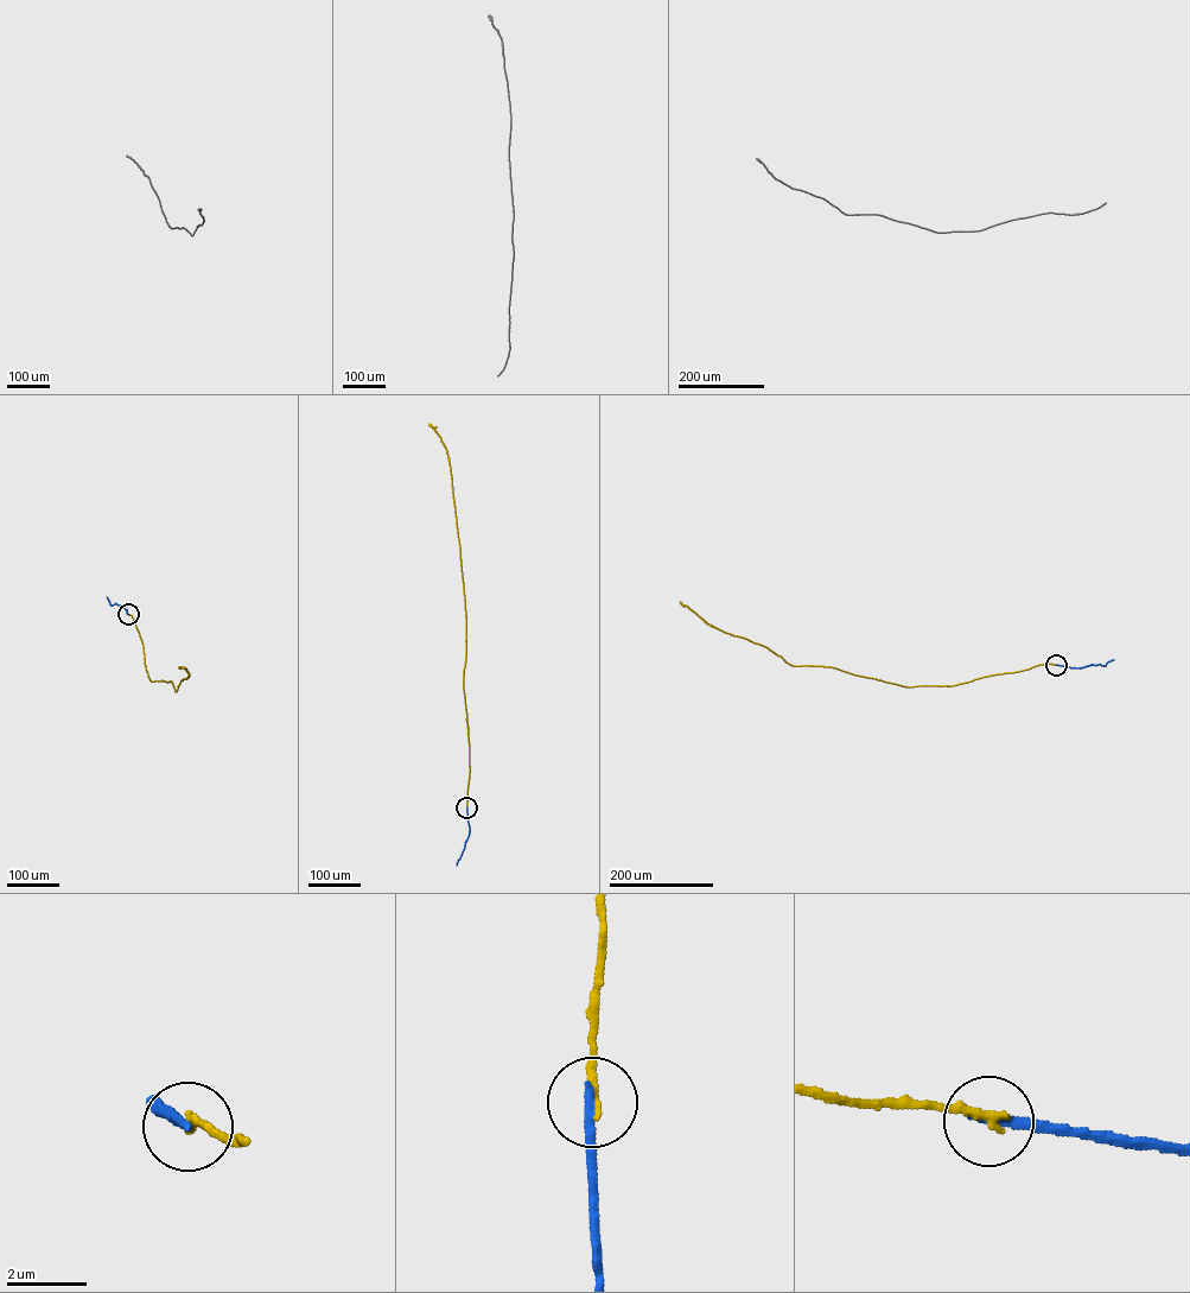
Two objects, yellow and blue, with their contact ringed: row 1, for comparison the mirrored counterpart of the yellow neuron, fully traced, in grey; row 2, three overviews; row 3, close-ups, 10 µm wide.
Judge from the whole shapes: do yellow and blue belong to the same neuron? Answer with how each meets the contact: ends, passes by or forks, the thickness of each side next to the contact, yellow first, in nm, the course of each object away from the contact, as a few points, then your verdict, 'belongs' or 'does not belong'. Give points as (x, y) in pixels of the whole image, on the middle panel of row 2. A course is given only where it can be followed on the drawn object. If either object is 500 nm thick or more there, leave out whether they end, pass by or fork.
yellow ends; blue ends; calibres 220 and 240 nm; course yellow (466, 807), (469, 743), (463, 682), (466, 627), (460, 550), (449, 457), (430, 423); course blue (466, 807), (470, 832), (457, 864); does not belong

